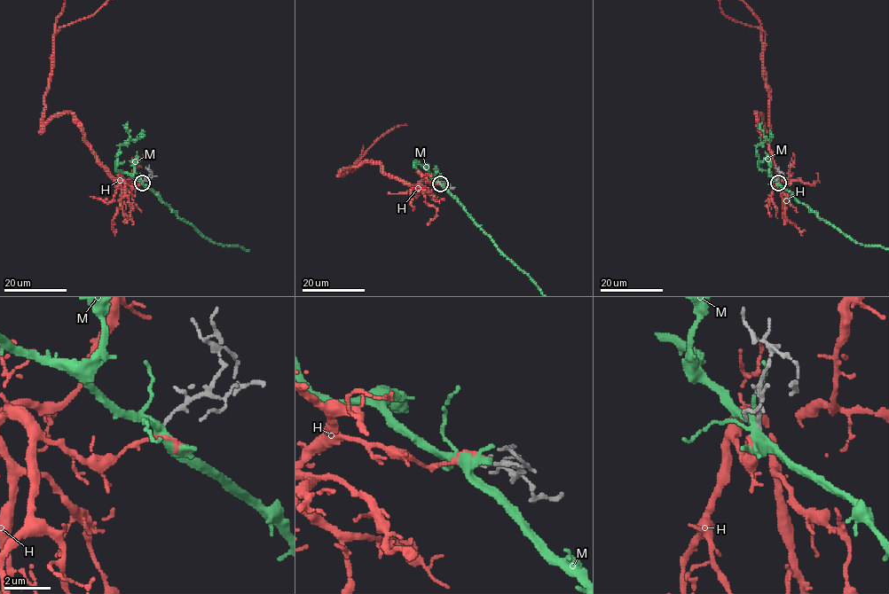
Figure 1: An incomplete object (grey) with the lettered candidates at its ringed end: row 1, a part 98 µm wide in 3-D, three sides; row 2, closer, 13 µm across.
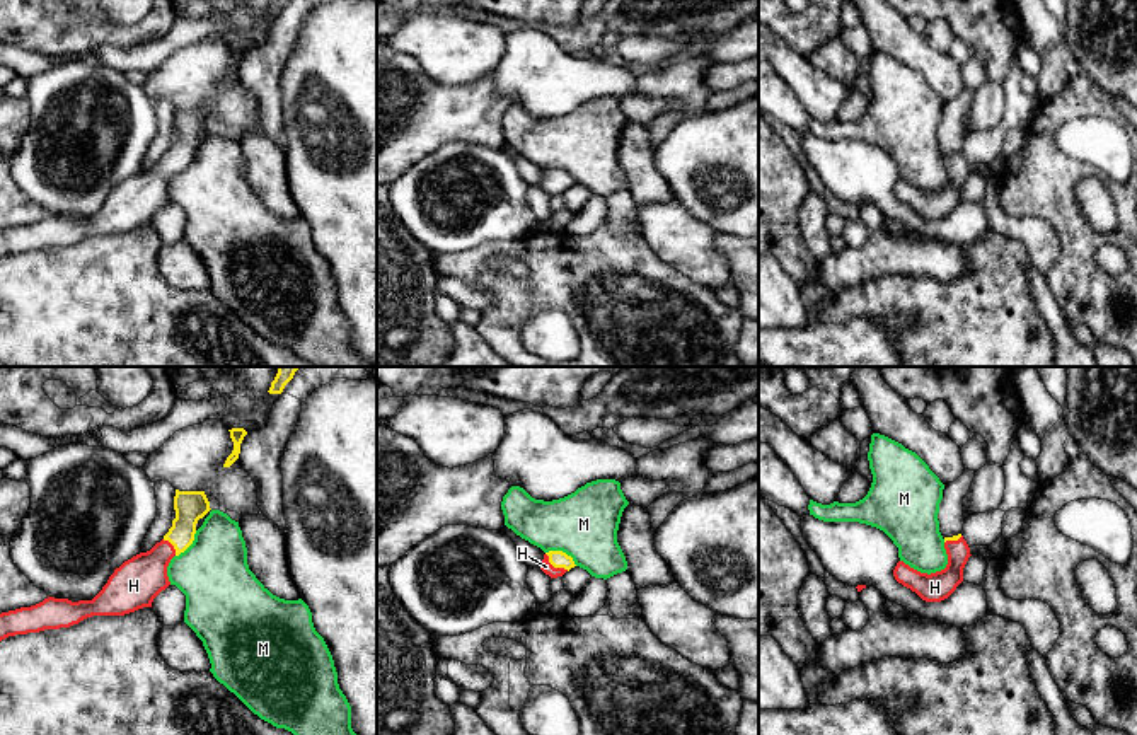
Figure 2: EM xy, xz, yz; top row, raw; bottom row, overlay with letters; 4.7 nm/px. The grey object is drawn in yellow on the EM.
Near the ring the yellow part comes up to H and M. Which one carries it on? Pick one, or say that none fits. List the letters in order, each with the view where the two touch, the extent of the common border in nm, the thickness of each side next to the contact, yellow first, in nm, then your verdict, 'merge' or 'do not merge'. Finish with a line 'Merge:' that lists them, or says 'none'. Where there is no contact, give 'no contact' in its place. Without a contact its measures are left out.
H: xz | 140 nm | 80/60 nm | merge
M: xz | 170 nm | 80/320 nm | do not merge
Merge: H

